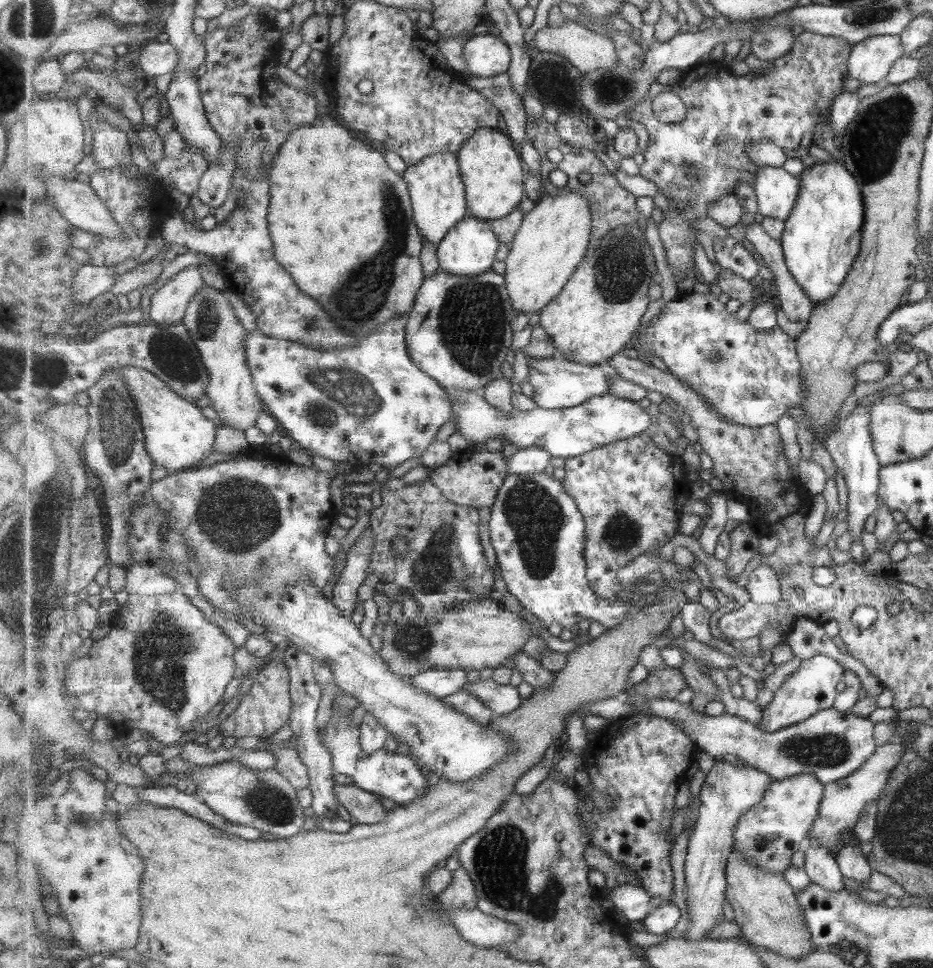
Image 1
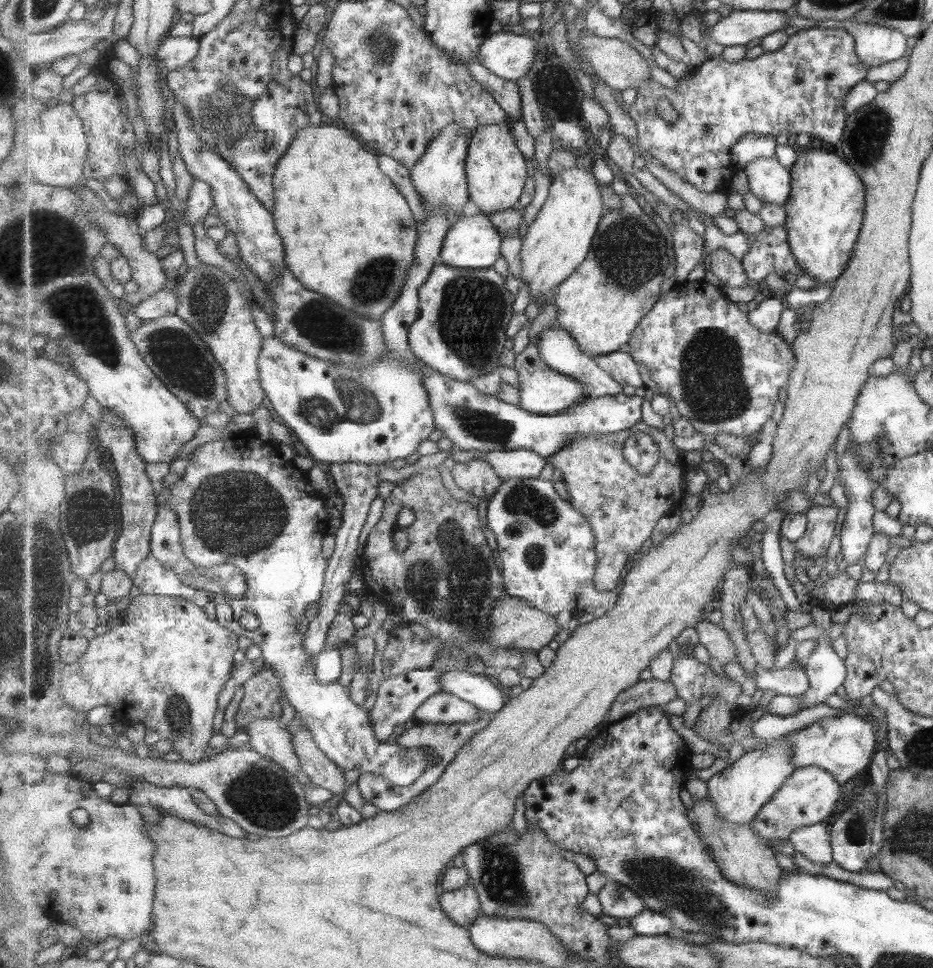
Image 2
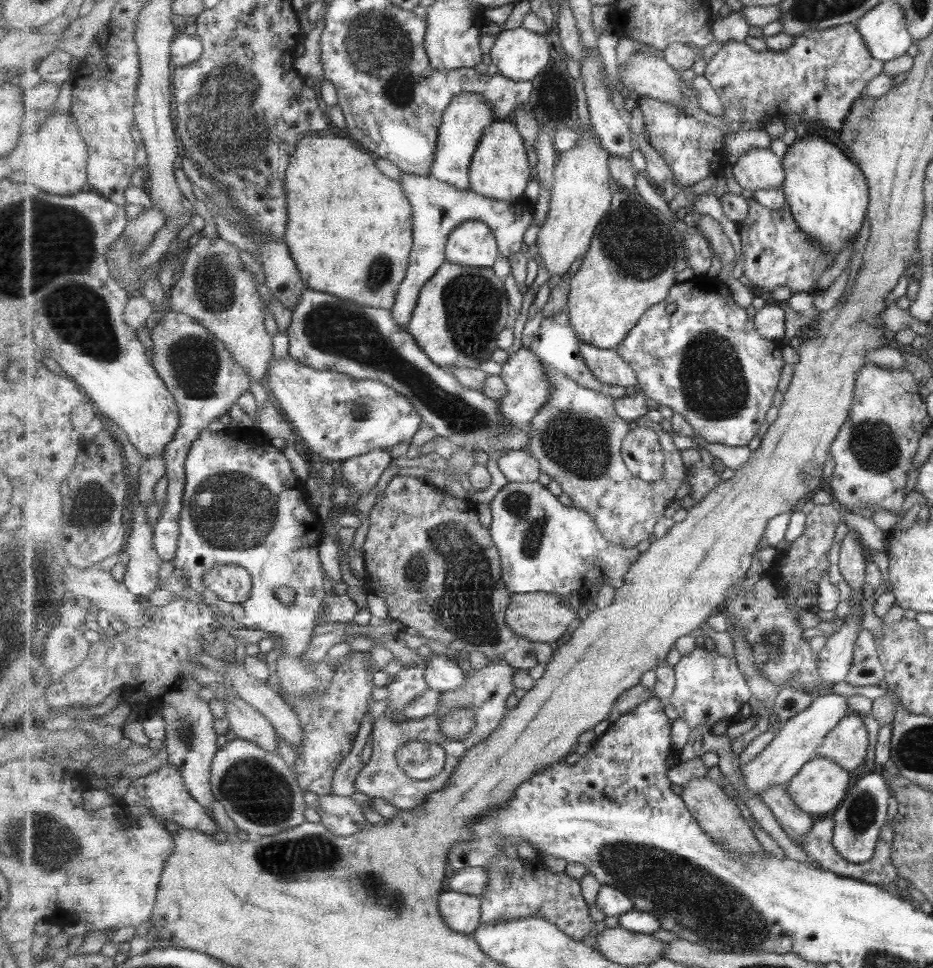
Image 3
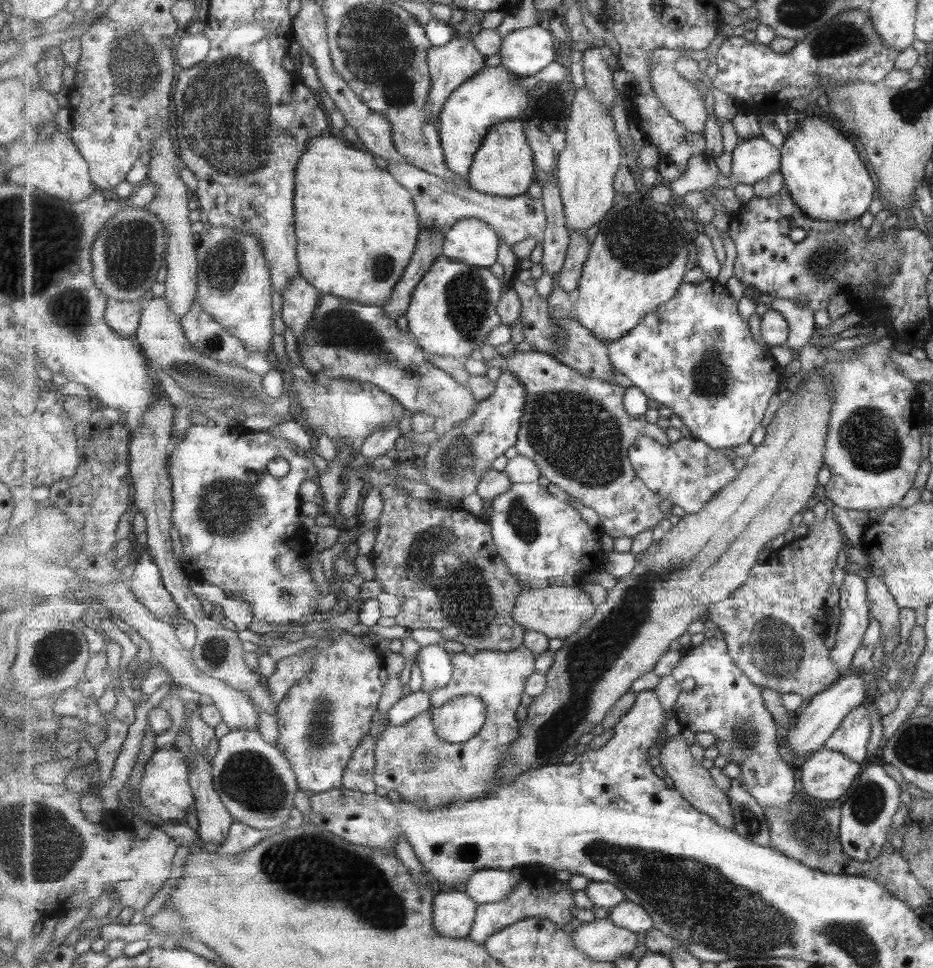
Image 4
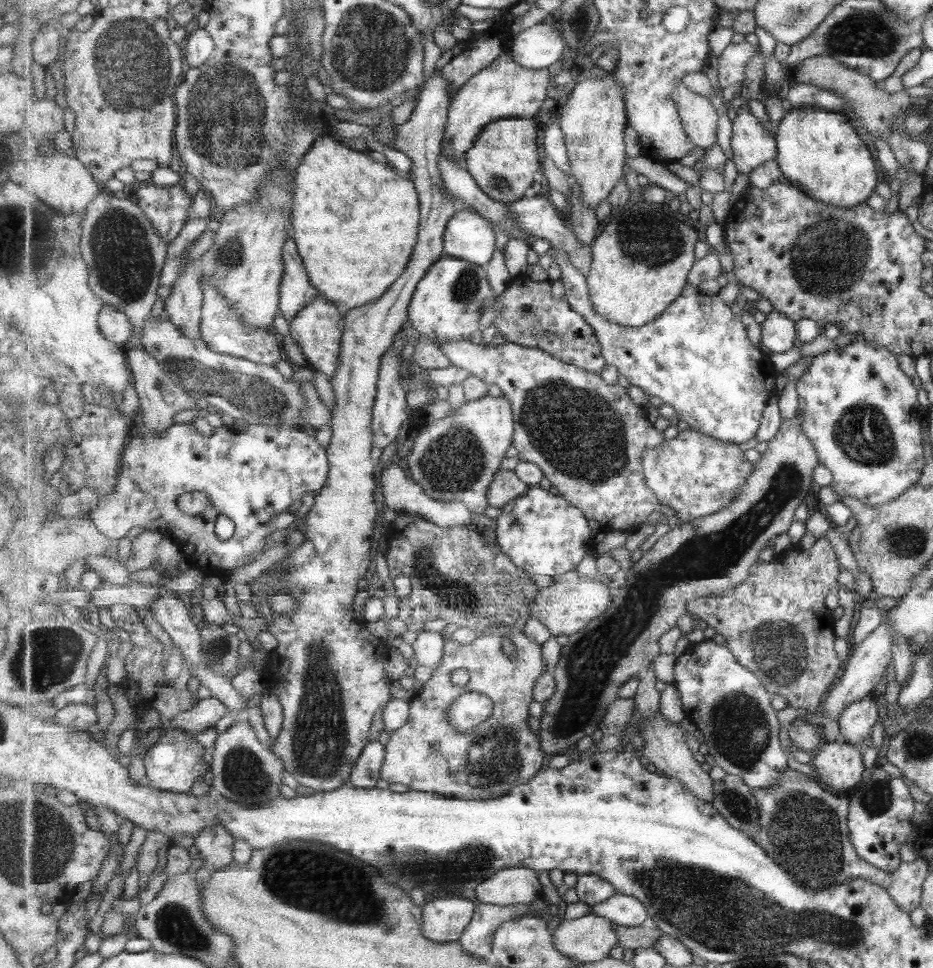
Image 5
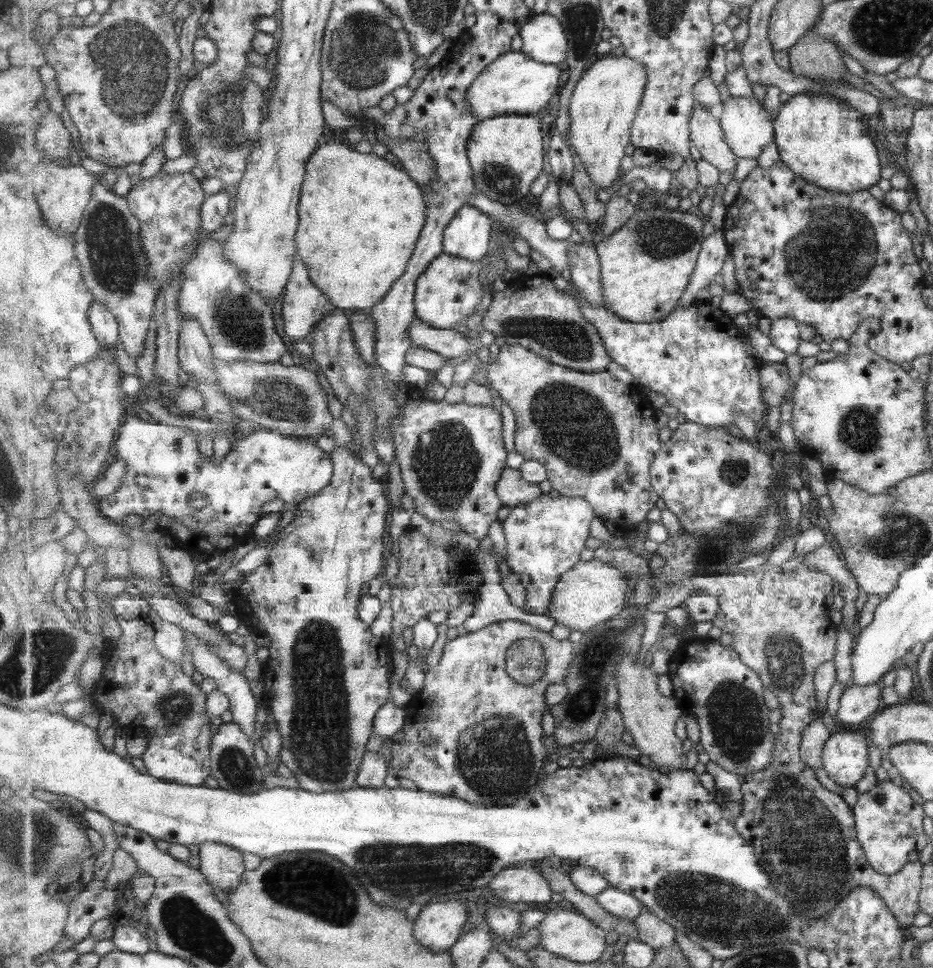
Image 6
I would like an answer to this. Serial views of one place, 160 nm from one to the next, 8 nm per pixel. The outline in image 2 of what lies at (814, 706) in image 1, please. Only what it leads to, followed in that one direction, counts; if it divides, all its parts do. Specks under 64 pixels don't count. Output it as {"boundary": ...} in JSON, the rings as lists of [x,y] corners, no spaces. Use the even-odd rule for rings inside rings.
{"boundary":[[[825,639],[818,642],[807,663],[806,671],[811,680],[811,689],[798,698],[809,706],[824,703],[825,698],[836,692],[835,688],[845,680],[843,660],[835,654],[829,640]]]}

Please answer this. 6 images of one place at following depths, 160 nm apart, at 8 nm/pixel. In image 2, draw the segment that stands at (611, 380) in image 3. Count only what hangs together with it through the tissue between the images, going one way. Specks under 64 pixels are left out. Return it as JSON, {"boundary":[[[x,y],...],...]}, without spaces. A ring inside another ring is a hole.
{"boundary":[[[626,349],[609,354],[594,357],[595,362],[613,375],[613,378],[622,385],[631,385],[635,388],[645,388],[645,382],[641,378],[639,366],[631,353]]]}

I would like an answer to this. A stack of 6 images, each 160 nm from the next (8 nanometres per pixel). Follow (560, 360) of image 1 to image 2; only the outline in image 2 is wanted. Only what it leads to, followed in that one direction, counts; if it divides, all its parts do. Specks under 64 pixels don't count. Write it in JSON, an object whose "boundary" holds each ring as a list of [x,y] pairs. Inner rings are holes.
{"boundary":[[[530,343],[523,351],[515,354],[514,367],[519,373],[521,408],[537,415],[552,416],[573,407],[577,399],[586,396],[584,384],[557,370],[553,370],[543,359],[539,347]]]}

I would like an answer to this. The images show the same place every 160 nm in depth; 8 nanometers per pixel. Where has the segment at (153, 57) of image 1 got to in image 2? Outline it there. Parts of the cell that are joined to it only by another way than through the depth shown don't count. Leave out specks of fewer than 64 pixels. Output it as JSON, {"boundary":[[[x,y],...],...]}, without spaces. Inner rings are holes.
{"boundary":[[[195,32],[188,36],[169,36],[157,53],[164,71],[171,72],[190,64],[199,55],[201,37]]]}

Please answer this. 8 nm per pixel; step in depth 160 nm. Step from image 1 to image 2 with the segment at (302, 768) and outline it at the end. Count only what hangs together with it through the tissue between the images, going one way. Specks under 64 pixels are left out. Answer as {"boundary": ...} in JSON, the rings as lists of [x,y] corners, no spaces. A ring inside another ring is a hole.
{"boundary":[[[260,718],[247,725],[247,746],[259,751],[264,757],[279,763],[290,773],[301,770],[300,758],[296,755],[290,729],[278,719]]]}

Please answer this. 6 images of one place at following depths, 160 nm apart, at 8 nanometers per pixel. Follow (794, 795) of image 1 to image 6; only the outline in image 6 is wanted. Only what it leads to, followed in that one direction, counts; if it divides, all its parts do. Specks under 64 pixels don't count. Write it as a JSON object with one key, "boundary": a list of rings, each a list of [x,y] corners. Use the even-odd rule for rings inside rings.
{"boundary":[[[833,731],[825,743],[824,769],[841,787],[853,787],[867,768],[867,746],[861,733]]]}

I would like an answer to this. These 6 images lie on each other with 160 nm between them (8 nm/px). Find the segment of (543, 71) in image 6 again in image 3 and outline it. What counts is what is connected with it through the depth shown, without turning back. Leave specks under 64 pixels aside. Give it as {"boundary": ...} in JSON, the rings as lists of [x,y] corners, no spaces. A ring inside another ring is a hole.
{"boundary":[[[463,93],[455,97],[446,108],[443,124],[439,129],[438,153],[431,175],[463,190],[470,190],[470,168],[474,154],[478,152],[486,129],[496,121],[494,108],[482,97]]]}

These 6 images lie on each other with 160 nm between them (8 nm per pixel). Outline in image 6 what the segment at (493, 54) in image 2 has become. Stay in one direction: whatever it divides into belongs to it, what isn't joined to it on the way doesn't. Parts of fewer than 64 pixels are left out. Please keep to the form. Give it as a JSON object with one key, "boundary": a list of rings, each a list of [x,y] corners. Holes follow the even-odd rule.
{"boundary":[[[534,14],[522,28],[521,52],[535,62],[556,65],[566,61],[570,50],[570,38],[560,18],[554,14]]]}

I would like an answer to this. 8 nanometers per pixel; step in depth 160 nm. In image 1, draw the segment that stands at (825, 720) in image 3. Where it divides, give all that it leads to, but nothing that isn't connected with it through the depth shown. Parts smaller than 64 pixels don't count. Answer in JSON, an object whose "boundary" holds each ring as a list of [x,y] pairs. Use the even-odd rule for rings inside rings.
{"boundary":[[[717,762],[707,773],[701,786],[702,805],[698,823],[690,836],[690,845],[685,862],[686,904],[688,905],[689,927],[683,939],[709,940],[707,932],[726,921],[729,912],[726,868],[729,855],[734,850],[735,833],[744,814],[760,804],[770,789],[772,776],[749,764],[731,765]]]}

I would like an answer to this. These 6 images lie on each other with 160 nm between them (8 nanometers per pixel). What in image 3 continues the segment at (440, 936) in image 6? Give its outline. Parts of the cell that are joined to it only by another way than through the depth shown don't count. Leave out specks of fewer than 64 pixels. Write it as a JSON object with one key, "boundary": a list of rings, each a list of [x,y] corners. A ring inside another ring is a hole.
{"boundary":[[[445,890],[439,898],[445,923],[459,934],[471,935],[482,925],[482,898]]]}

